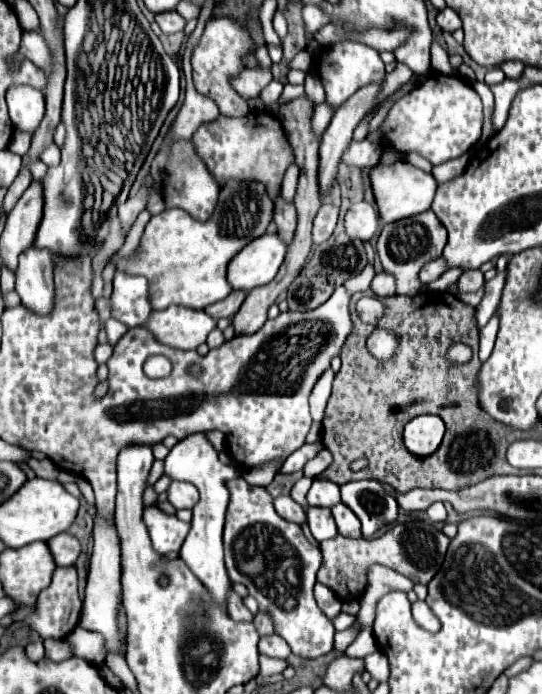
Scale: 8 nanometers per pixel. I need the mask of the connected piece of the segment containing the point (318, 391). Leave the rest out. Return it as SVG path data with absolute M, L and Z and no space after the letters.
M328 370L326 374L322 374L322 378L316 382L312 396L310 396L310 410L312 410L312 418L314 422L322 422L324 420L324 411L326 410L326 402L330 398L330 390L332 390L332 380L334 380L334 372Z

